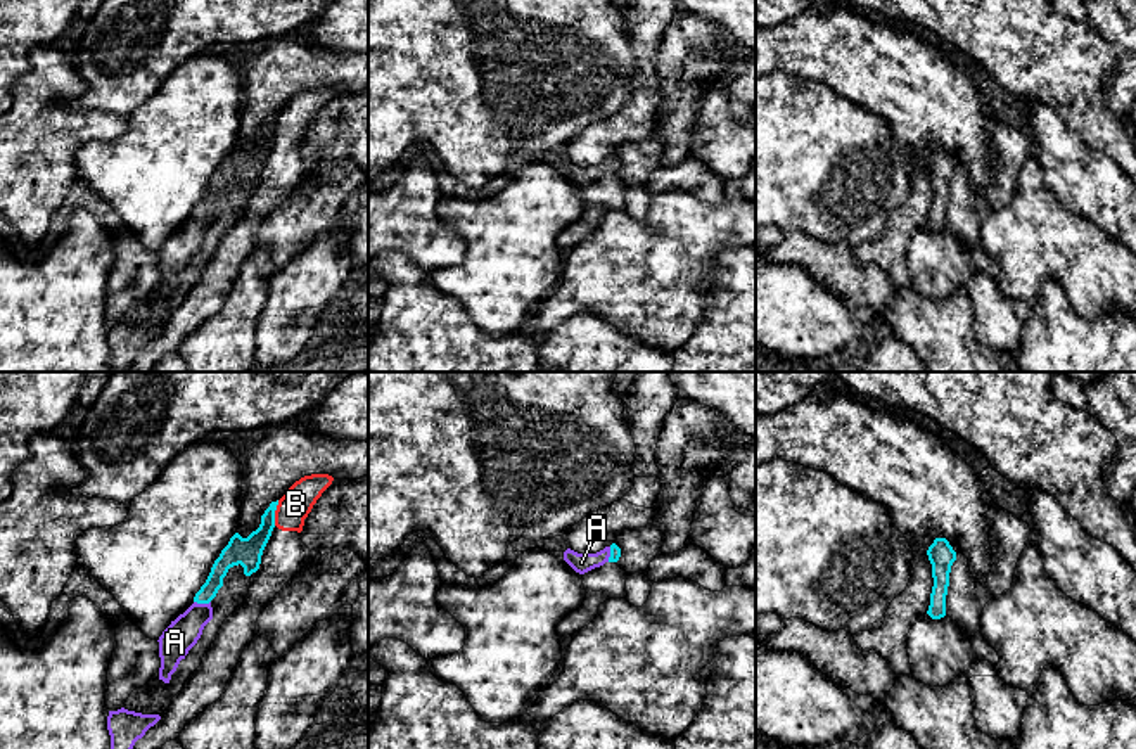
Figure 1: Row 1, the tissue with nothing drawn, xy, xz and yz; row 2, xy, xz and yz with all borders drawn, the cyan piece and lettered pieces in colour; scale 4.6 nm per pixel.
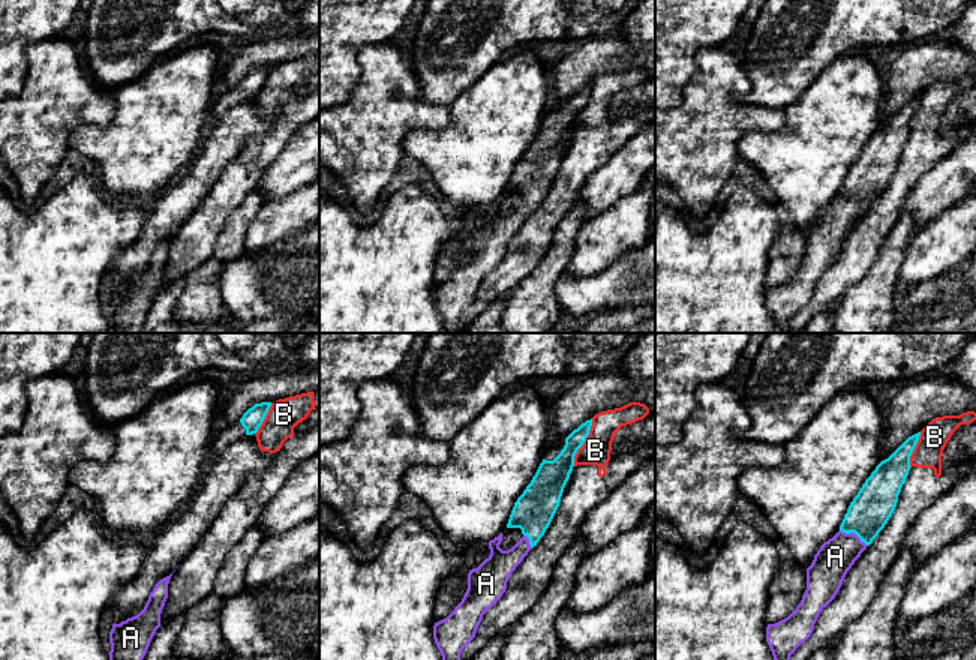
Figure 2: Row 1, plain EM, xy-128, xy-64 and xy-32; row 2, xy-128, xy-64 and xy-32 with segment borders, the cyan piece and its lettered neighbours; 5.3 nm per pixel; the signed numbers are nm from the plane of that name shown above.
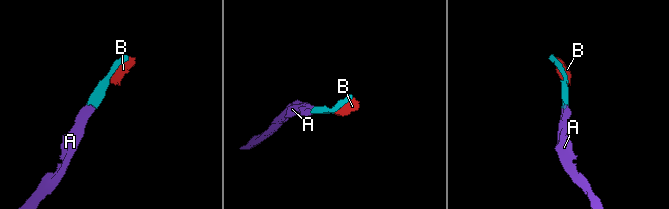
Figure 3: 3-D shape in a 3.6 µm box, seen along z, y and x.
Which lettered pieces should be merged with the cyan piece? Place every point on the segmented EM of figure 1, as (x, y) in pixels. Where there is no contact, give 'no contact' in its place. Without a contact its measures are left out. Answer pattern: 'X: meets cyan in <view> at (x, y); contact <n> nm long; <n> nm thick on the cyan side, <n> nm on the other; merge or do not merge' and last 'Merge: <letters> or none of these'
A: meets cyan in xy at (203, 602); contact 80 nm long; 90 nm thick on the cyan side, 150 nm on the other; merge
B: meets cyan in xy at (274, 512); contact 120 nm long; 130 nm thick on the cyan side, 150 nm on the other; do not merge
Merge: A

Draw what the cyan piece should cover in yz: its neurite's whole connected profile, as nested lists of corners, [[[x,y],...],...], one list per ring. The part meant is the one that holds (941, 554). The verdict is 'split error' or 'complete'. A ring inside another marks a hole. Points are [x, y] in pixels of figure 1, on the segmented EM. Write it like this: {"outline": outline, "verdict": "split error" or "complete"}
{"outline": [[[935,538],[927,550],[929,560],[932,564],[934,586],[930,593],[930,605],[927,614],[932,619],[941,619],[946,616],[946,595],[949,586],[951,566],[956,560],[956,552],[946,538]]], "verdict": "complete"}

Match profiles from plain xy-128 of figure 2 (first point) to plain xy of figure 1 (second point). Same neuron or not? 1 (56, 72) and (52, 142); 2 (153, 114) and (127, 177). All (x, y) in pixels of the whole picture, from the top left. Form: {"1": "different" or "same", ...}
{"1": "same", "2": "same"}

